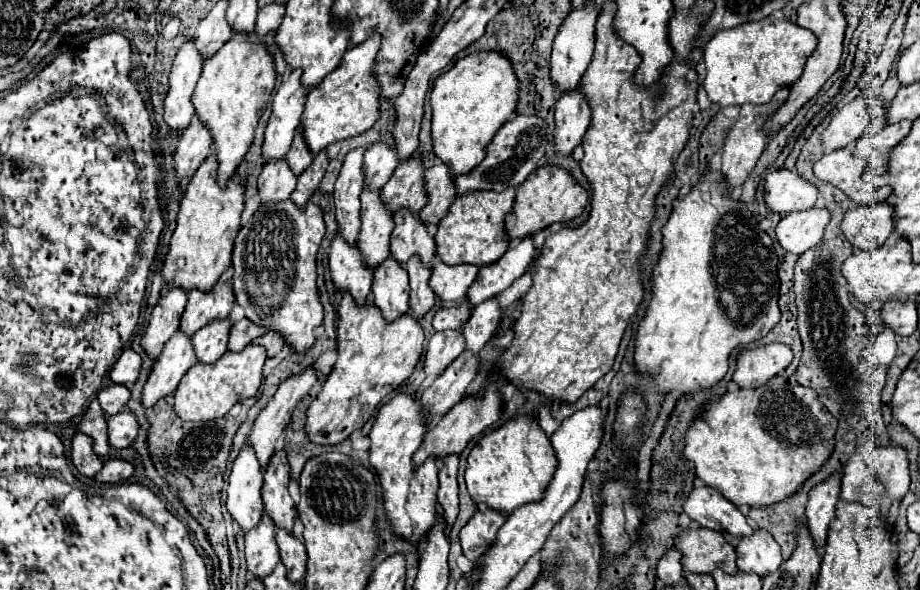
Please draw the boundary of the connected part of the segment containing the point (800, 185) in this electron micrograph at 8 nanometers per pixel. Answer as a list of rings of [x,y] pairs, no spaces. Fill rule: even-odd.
[[[788,169],[770,171],[764,179],[764,203],[772,213],[780,217],[794,211],[806,211],[814,207],[818,189]]]

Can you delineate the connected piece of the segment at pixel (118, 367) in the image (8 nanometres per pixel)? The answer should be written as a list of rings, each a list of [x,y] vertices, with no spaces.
[[[126,347],[122,351],[122,355],[116,359],[116,363],[112,365],[108,377],[112,383],[118,383],[118,385],[132,385],[136,379],[138,379],[138,373],[140,373],[140,365],[142,365],[142,359],[138,353],[134,353],[130,347]]]

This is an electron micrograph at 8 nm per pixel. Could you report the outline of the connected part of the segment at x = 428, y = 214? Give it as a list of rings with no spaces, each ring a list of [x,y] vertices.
[[[436,163],[424,171],[424,191],[428,195],[428,203],[420,211],[420,219],[424,225],[438,225],[448,213],[450,203],[456,199],[454,181],[444,163]]]

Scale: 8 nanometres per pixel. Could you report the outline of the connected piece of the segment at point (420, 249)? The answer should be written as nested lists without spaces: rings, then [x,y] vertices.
[[[394,215],[394,231],[390,237],[390,255],[400,263],[406,265],[410,257],[418,255],[422,267],[432,267],[432,259],[436,255],[434,239],[428,235],[428,229],[422,227],[420,219],[414,215]]]

